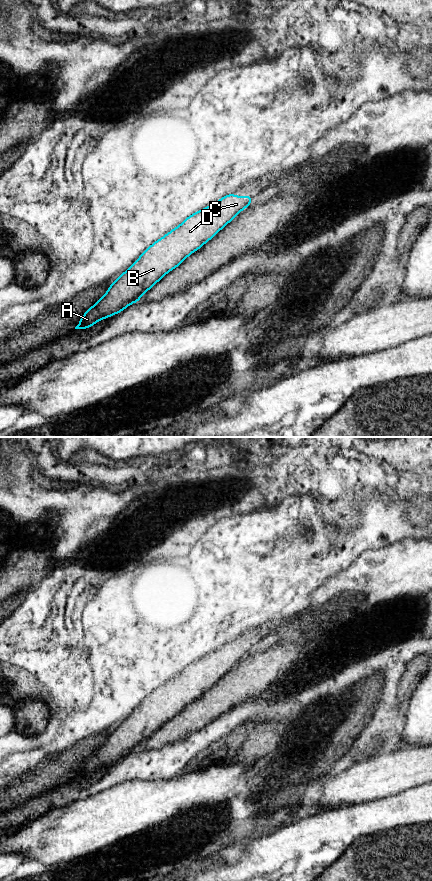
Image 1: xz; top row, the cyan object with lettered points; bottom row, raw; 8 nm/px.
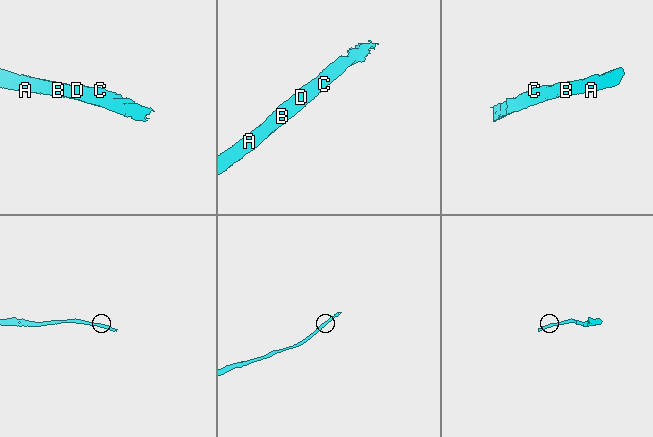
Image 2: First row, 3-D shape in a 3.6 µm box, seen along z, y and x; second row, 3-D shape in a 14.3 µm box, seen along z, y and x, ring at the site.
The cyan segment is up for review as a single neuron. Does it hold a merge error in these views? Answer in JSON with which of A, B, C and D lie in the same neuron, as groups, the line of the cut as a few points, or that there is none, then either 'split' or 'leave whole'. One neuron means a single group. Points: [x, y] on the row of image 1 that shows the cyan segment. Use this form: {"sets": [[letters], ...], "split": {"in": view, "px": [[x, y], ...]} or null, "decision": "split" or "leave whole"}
{"sets": [["A", "B", "C", "D"]], "split": null, "decision": "leave whole"}

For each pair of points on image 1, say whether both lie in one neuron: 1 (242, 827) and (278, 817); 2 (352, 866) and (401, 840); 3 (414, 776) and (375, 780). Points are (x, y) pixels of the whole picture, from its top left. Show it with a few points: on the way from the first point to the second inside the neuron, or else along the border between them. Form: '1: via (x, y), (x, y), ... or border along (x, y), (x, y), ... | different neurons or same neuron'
1: via (251, 827), (269, 822) | same neuron
2: via (364, 866), (375, 866), (389, 852) | same neuron
3: via (404, 776), (385, 776) | same neuron

